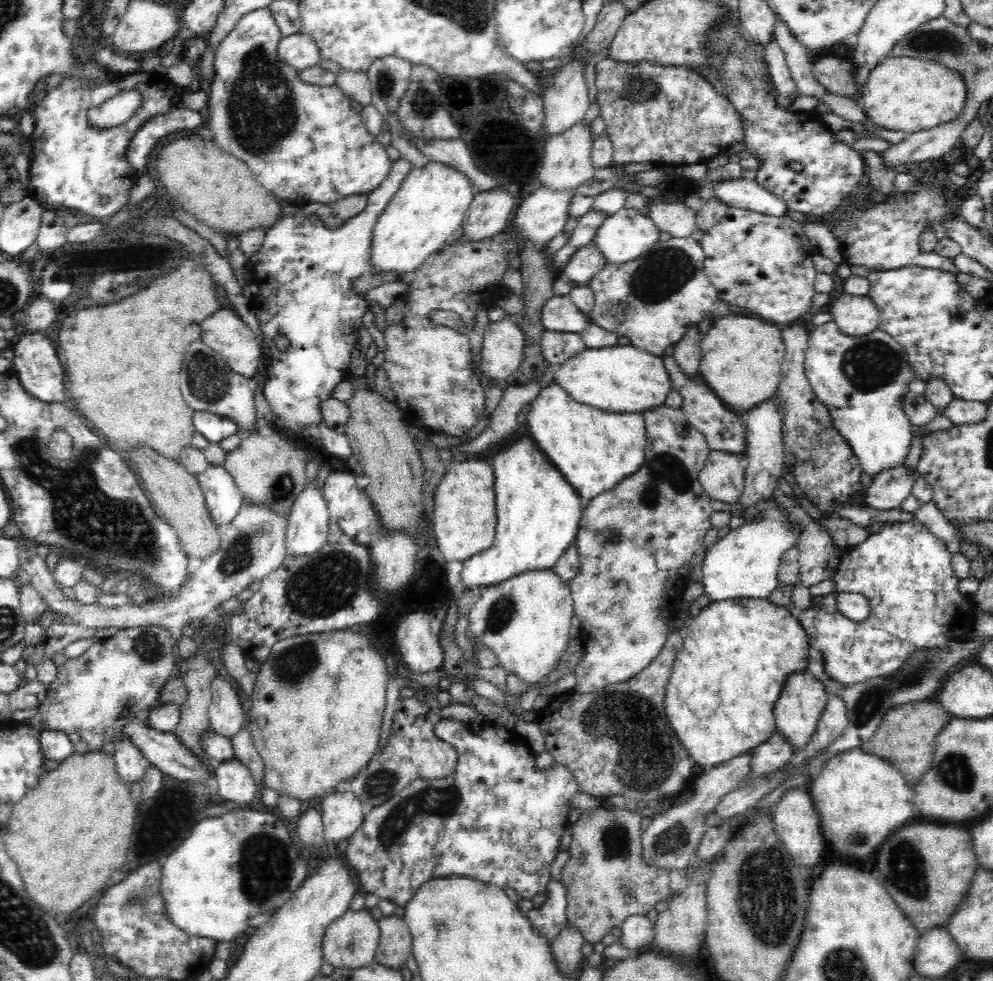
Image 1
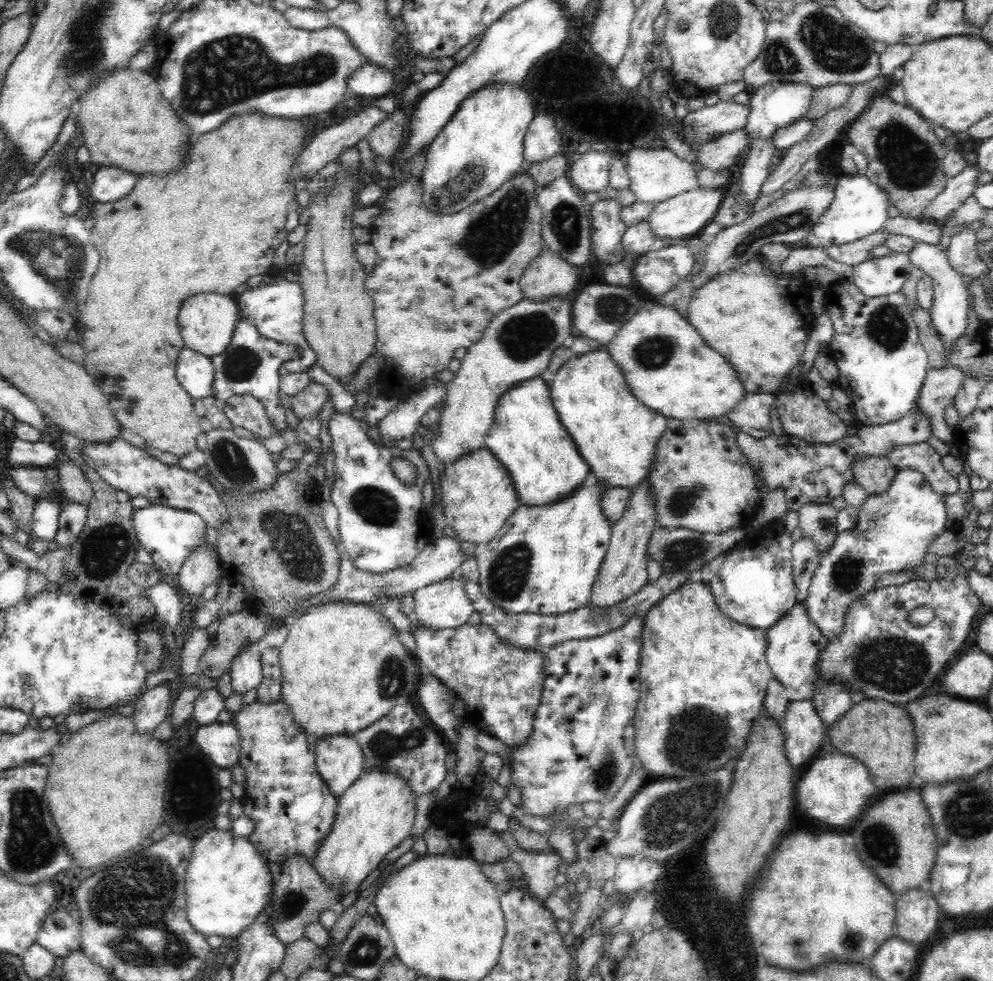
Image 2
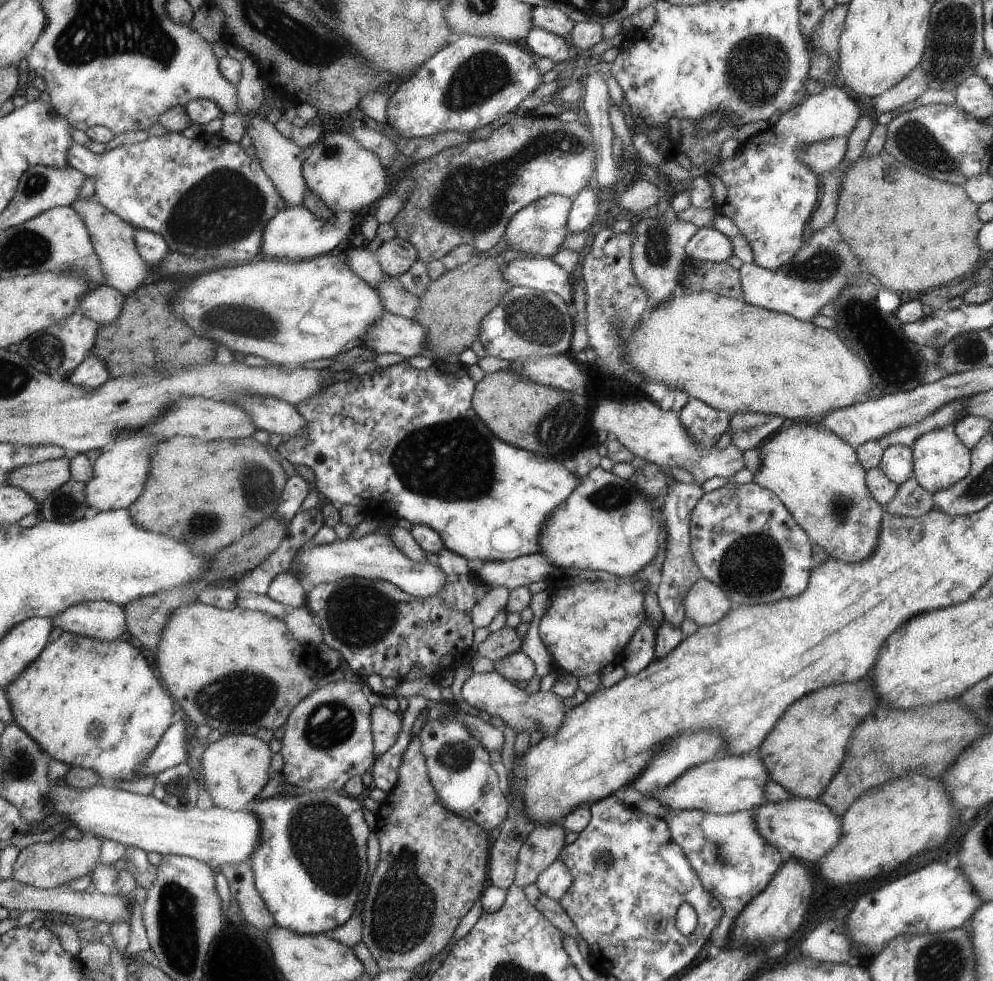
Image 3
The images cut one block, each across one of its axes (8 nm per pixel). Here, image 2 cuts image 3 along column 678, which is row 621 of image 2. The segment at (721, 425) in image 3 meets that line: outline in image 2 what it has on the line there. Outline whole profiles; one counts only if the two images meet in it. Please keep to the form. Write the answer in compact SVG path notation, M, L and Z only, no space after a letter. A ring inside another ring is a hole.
M411 620L410 633L414 637L412 655L418 659L420 668L438 676L447 688L458 694L466 703L464 715L470 724L509 747L529 738L545 679L544 655L540 650L518 649L503 642L484 623L434 631Z

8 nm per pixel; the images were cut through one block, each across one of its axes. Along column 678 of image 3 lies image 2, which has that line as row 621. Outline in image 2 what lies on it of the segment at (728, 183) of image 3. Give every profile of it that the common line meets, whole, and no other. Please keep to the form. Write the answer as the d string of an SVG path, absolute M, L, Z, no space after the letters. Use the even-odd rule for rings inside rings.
M159 580L156 585L142 589L145 596L152 602L158 616L163 619L164 626L169 624L180 624L181 612L178 593L168 582Z

